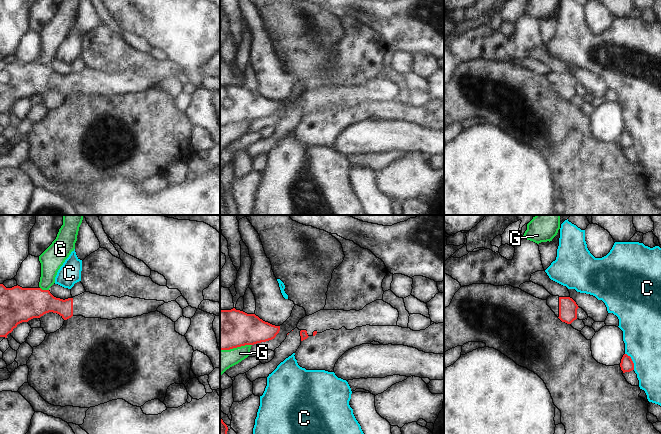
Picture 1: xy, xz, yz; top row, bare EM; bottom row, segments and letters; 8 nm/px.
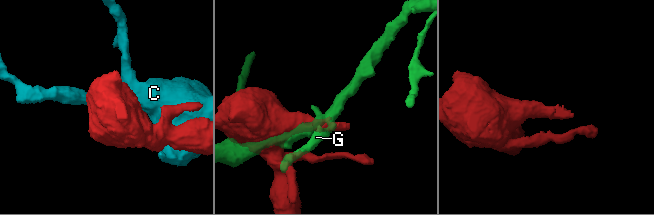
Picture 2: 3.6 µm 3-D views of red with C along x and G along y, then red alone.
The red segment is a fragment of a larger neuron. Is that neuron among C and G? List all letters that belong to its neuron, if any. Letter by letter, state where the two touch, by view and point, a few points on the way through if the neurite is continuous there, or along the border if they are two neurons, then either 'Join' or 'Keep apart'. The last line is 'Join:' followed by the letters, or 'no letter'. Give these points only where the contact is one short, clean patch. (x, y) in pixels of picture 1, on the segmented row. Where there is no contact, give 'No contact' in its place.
C: Touches red at yz (632, 361). Keep apart
G: Touches red at xy (44, 290). Keep apart
Join: no letter.

